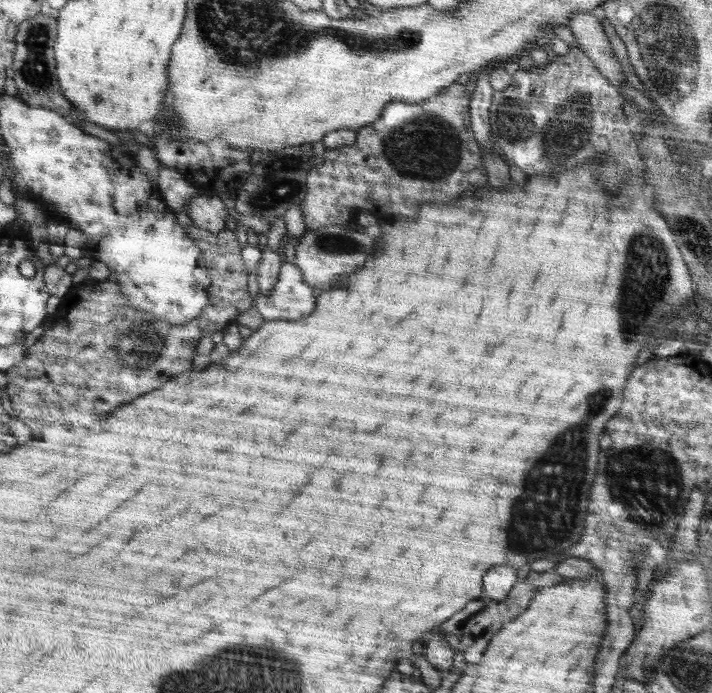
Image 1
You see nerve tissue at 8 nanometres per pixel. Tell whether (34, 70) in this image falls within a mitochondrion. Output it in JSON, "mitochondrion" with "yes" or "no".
{"mitochondrion":"yes"}

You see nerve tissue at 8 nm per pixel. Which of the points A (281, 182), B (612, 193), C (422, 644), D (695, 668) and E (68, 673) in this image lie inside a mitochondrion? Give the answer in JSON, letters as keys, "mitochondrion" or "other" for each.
{"A":"mitochondrion","B":"other","C":"other","D":"mitochondrion","E":"other"}

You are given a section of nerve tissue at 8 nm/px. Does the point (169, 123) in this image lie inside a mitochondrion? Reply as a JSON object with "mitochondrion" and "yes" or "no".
{"mitochondrion":"no"}

